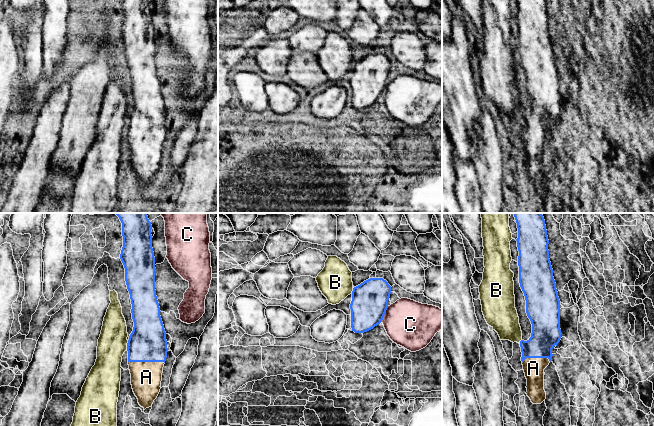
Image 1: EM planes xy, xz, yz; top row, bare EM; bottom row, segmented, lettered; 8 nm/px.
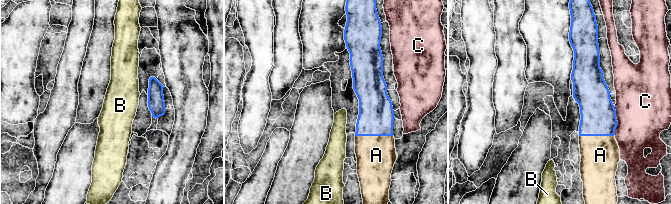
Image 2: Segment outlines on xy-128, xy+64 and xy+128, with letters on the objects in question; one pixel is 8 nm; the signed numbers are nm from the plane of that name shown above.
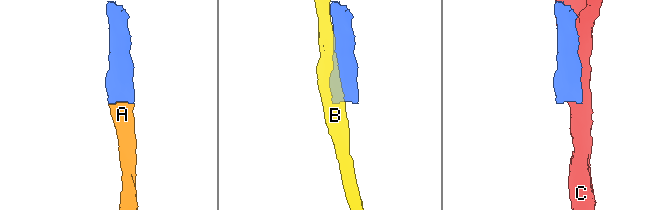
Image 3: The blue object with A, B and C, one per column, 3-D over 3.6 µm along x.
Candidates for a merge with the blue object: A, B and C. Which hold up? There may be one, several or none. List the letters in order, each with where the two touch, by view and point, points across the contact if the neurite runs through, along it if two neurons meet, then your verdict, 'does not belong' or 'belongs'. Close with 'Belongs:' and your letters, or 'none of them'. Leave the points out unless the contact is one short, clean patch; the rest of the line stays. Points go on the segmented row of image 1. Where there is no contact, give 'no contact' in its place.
A: contact xy (146, 361); way xy (147, 343), (146, 361), (146, 377); belongs
B: contact xy (127, 345); border xy (128, 340), (126, 349); does not belong
C: contact xz (384, 314); border xz (388, 306), (381, 321); does not belong
Belongs: A

